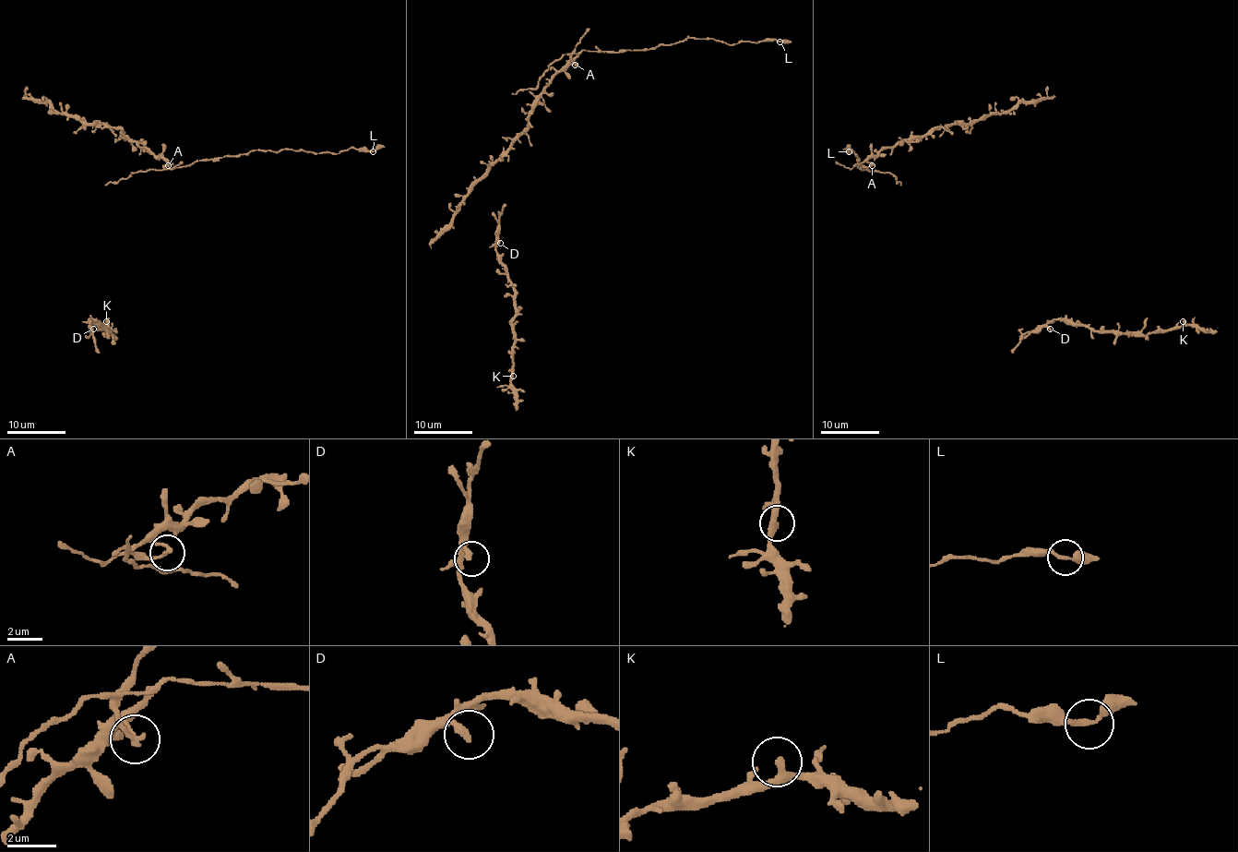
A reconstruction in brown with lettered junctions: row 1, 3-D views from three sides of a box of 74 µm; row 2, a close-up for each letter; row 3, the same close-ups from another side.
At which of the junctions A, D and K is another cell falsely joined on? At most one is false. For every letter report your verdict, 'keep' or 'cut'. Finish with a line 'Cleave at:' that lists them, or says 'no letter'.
A: cut
D: keep
K: keep
Cleave at: A

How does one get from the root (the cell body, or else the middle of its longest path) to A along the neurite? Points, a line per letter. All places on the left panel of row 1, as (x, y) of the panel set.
A: (104, 186), (126, 179), (133, 172), (160, 169), (168, 164)

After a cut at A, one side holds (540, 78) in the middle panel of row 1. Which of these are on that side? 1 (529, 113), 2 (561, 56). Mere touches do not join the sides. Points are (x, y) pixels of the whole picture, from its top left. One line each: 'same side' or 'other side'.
1: other side
2: same side

